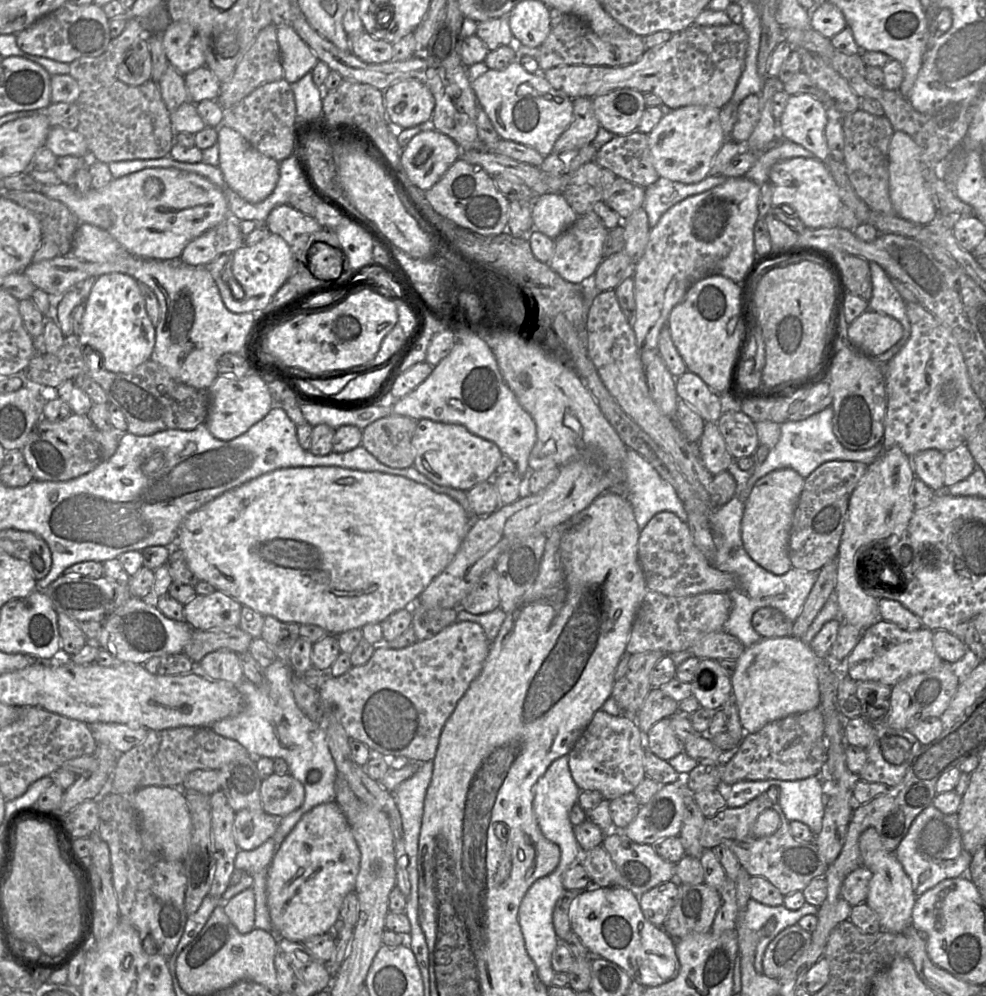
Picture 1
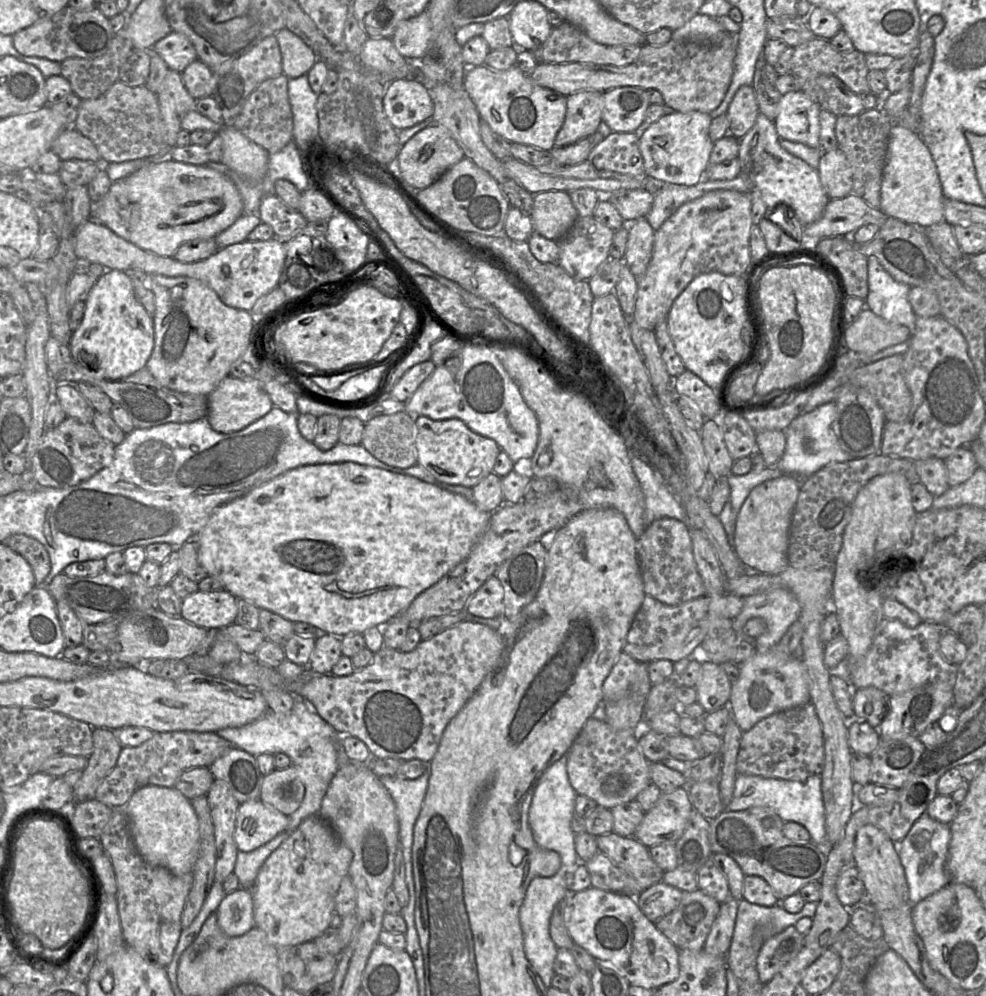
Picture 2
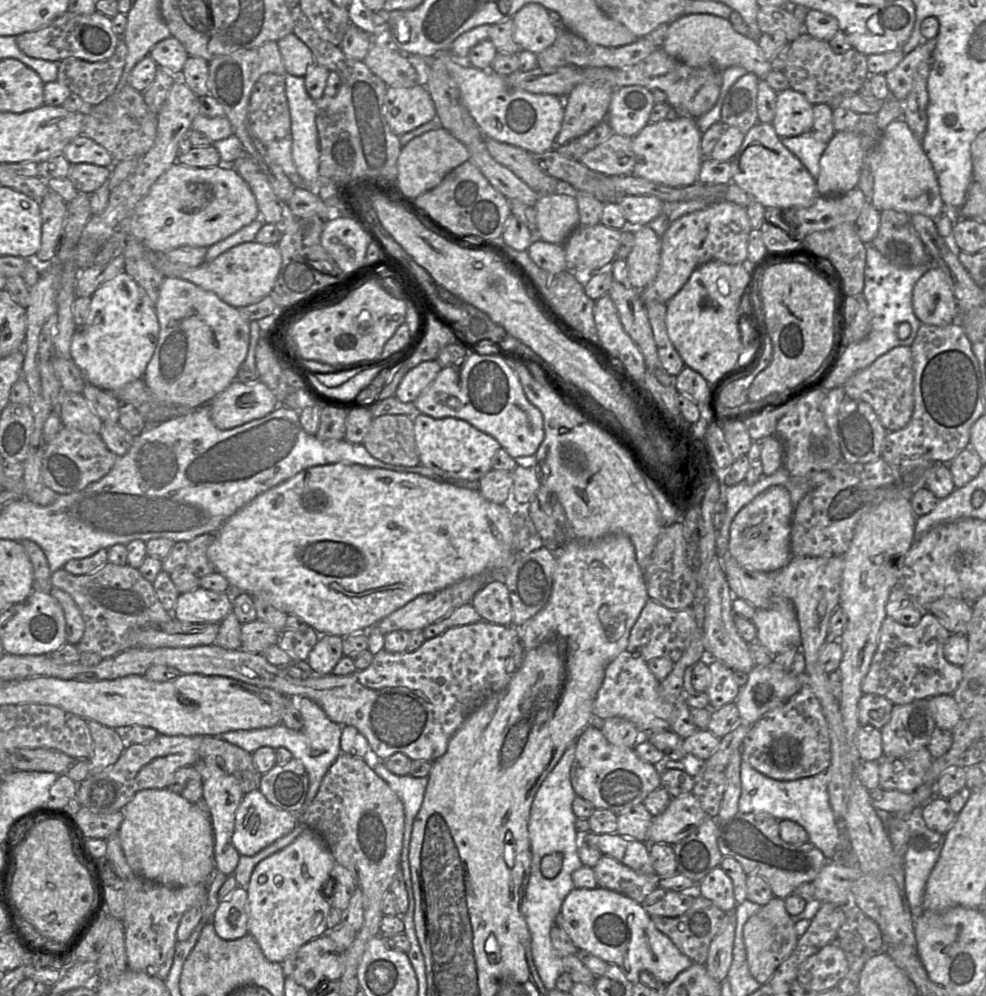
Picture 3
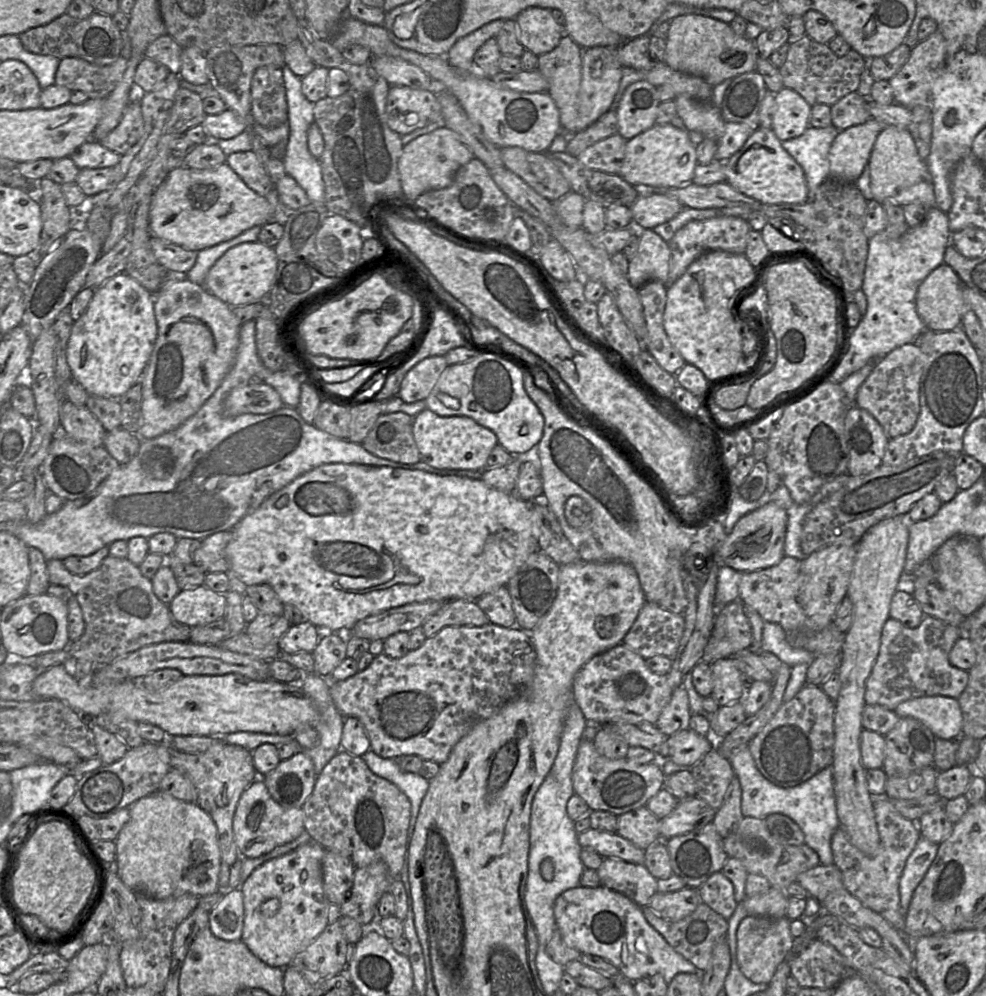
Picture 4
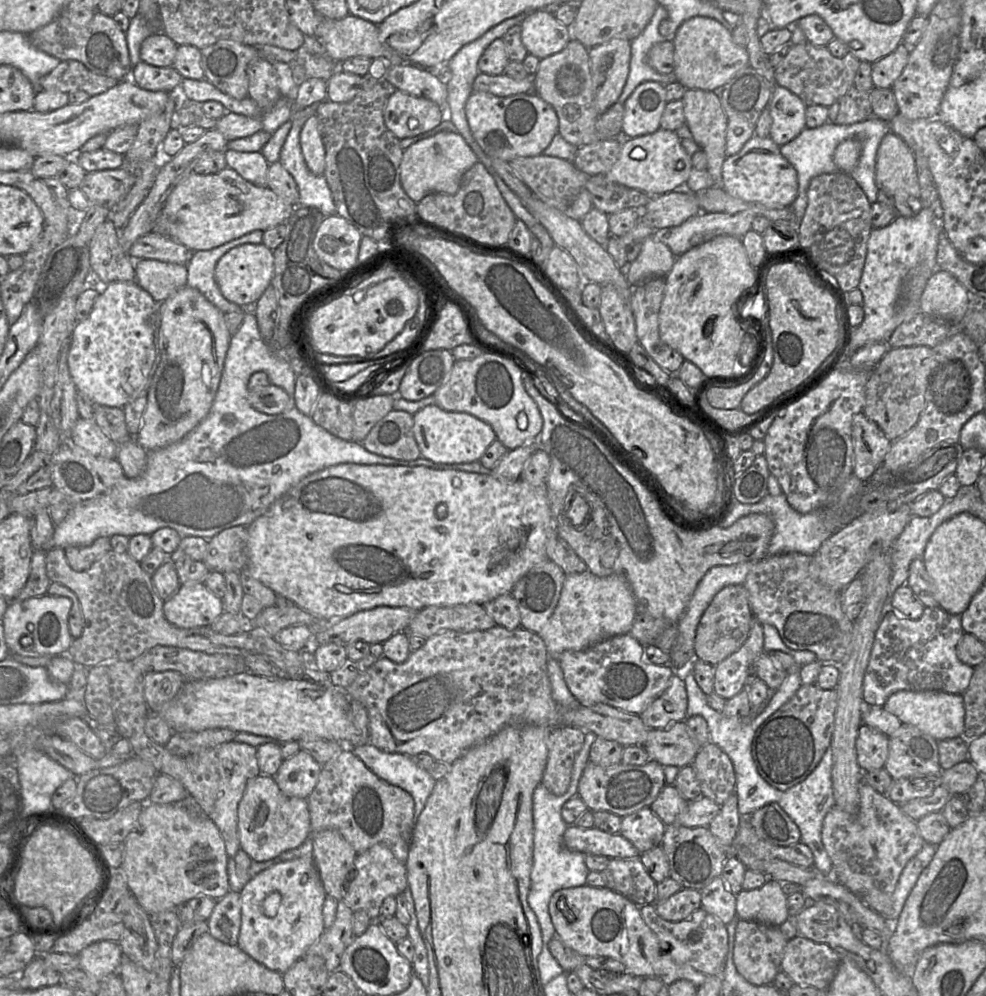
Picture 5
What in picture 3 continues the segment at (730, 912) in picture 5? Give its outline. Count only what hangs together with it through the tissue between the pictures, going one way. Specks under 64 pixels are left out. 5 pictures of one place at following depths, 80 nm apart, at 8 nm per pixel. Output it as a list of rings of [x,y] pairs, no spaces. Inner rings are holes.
[[[715,867],[697,884],[696,893],[712,901],[719,909],[732,912],[737,903],[731,879],[720,867]]]

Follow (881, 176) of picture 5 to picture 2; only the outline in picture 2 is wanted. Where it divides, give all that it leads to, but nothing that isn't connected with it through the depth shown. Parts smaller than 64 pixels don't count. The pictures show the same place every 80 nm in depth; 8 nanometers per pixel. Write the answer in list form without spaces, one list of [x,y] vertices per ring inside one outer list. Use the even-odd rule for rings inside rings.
[[[897,123],[890,129],[880,209],[887,216],[920,228],[944,221],[944,195],[930,151],[917,133]]]

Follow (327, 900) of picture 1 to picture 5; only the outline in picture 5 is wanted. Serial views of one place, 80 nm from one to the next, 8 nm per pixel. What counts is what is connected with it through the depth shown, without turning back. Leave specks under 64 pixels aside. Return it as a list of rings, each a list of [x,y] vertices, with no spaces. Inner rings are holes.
[[[300,857],[259,872],[250,878],[240,892],[241,927],[238,947],[268,969],[284,974],[325,931],[322,911],[326,897],[313,859]]]

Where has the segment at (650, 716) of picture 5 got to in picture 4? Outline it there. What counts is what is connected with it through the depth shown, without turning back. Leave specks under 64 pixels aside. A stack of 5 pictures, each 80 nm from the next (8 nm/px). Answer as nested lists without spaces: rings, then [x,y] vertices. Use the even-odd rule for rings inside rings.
[[[679,685],[673,689],[671,699],[662,710],[655,726],[668,736],[688,728],[690,716],[687,691],[683,685]]]

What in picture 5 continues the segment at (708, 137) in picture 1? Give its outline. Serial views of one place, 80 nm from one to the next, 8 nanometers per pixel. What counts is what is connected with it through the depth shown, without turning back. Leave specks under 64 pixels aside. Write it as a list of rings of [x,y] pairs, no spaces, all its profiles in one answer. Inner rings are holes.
[[[660,128],[654,133],[635,138],[622,137],[618,160],[605,176],[620,185],[641,190],[650,196],[657,196],[676,188],[685,188],[692,168],[692,156],[681,145],[677,133]]]

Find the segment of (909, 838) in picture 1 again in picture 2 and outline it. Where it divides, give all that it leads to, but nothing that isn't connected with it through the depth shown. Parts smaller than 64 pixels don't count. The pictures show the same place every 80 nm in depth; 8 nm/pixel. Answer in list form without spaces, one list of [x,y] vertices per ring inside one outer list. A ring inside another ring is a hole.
[[[926,812],[898,843],[898,854],[908,884],[908,899],[914,905],[951,882],[946,869],[951,830],[948,824],[932,819]]]

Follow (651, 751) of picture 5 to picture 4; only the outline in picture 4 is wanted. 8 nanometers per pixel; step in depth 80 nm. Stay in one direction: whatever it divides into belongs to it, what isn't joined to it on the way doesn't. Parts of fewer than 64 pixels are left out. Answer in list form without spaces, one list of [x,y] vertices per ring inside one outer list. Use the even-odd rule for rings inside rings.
[[[686,728],[667,736],[667,758],[675,764],[691,768],[712,747],[716,741],[711,736],[700,735]]]

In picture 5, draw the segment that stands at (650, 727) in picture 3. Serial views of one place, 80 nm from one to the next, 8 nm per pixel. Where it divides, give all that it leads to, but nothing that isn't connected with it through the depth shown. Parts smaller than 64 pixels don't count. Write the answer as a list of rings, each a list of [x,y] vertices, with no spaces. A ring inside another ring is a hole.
[[[629,633],[607,638],[584,650],[564,651],[557,660],[572,695],[581,705],[604,703],[640,715],[668,687],[673,669],[644,660],[644,646]]]

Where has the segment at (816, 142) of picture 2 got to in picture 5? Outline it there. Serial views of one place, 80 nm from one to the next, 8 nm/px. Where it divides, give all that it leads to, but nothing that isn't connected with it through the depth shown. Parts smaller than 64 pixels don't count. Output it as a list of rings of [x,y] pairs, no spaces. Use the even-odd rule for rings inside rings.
[[[775,85],[768,109],[771,116],[769,137],[780,147],[797,137],[805,125],[806,105],[786,88]]]

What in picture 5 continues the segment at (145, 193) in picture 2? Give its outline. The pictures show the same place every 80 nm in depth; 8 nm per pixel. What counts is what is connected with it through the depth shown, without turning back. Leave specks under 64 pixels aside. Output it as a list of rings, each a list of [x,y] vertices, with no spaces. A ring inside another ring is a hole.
[[[229,167],[216,174],[192,172],[166,198],[155,232],[167,235],[192,251],[210,250],[252,231],[264,232],[285,223],[294,208],[269,187],[250,183]]]

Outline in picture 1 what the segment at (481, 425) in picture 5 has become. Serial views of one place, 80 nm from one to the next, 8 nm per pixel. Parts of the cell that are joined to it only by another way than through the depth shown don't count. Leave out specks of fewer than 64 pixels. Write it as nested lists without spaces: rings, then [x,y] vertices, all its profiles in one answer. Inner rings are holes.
[[[429,419],[416,421],[412,437],[413,466],[432,482],[467,491],[473,486],[492,480],[502,456],[496,444],[469,432],[459,424],[435,422]]]

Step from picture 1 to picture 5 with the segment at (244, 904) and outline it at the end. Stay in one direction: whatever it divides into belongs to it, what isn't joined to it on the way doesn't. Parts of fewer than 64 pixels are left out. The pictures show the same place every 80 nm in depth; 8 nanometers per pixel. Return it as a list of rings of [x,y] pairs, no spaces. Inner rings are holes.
[[[229,890],[219,899],[209,919],[209,933],[227,945],[237,945],[241,927],[240,893]]]

